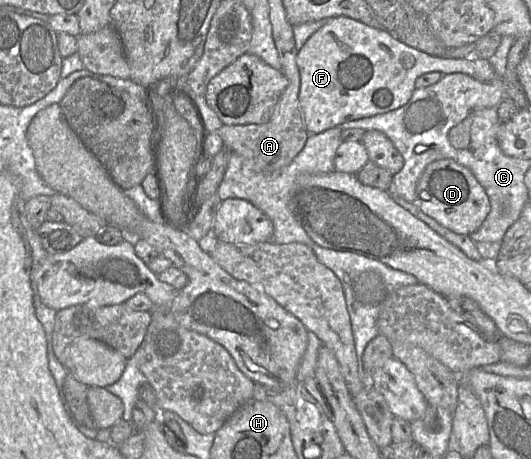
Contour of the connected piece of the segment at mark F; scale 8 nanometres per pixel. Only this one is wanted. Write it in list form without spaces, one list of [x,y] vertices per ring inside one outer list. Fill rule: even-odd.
[[[339,16],[317,30],[297,51],[300,74],[298,103],[309,134],[318,134],[348,121],[384,114],[405,105],[418,77],[430,73],[463,73],[481,82],[497,78],[486,59],[435,57],[412,48],[386,30]]]

